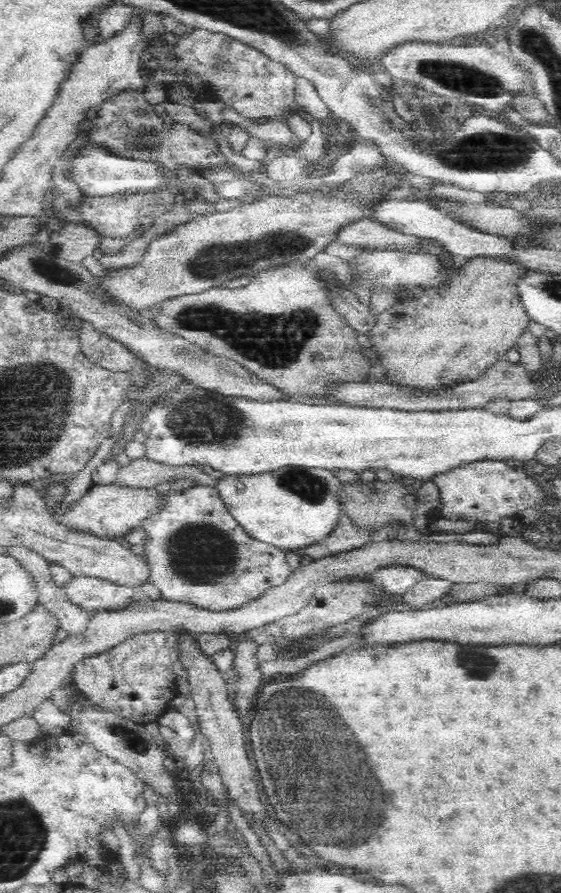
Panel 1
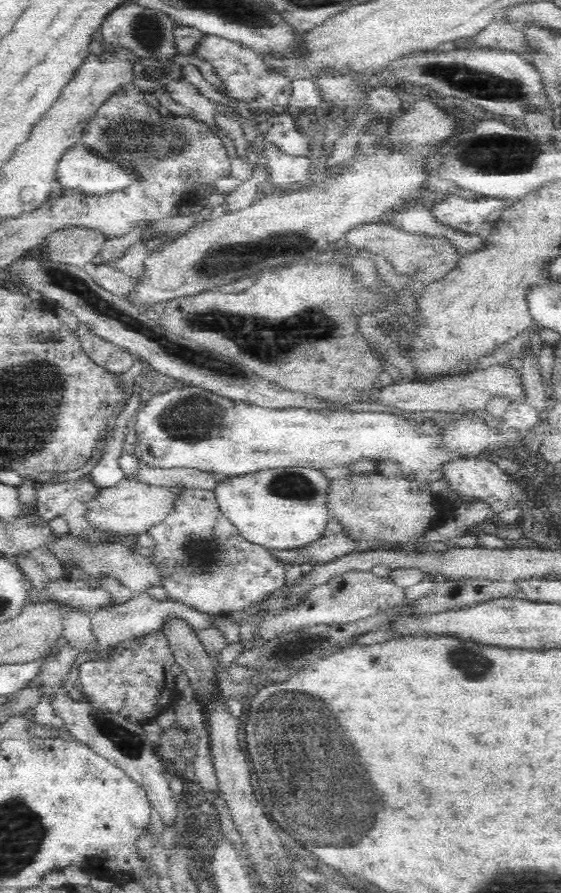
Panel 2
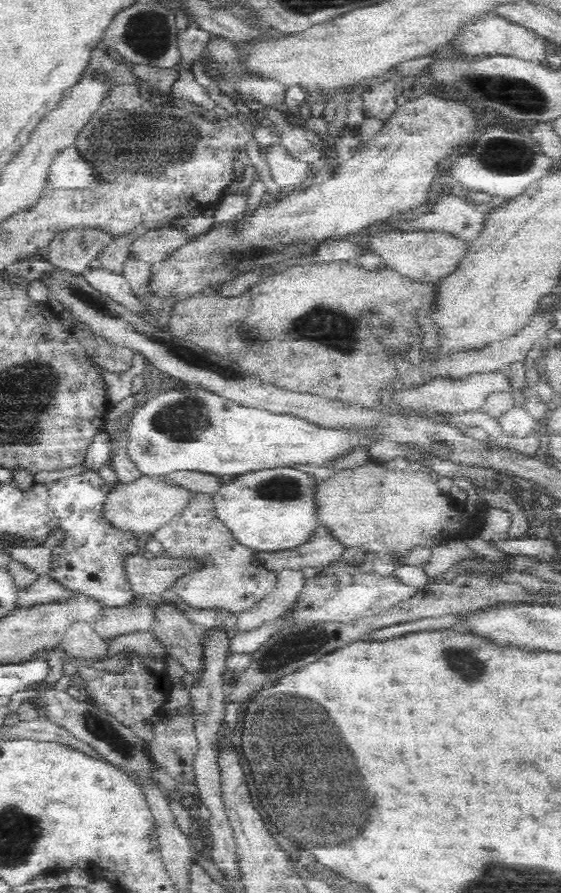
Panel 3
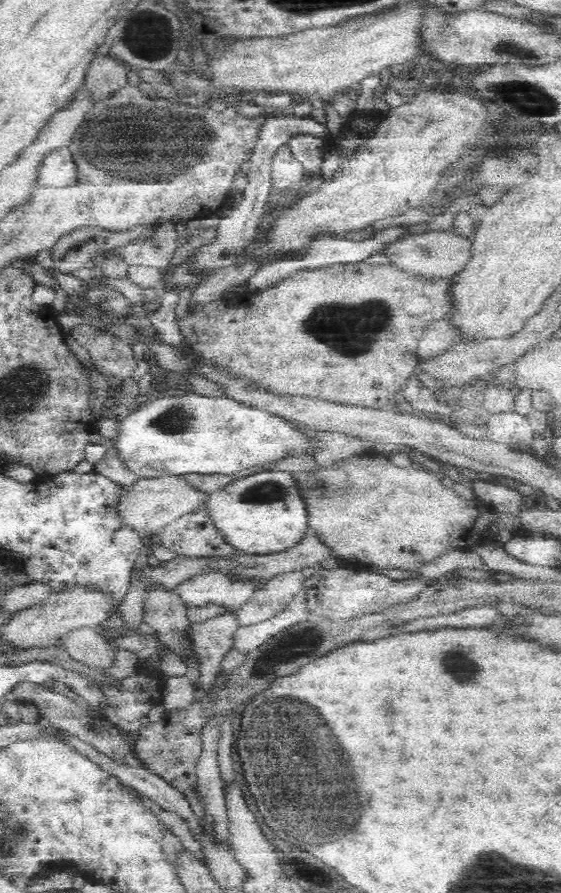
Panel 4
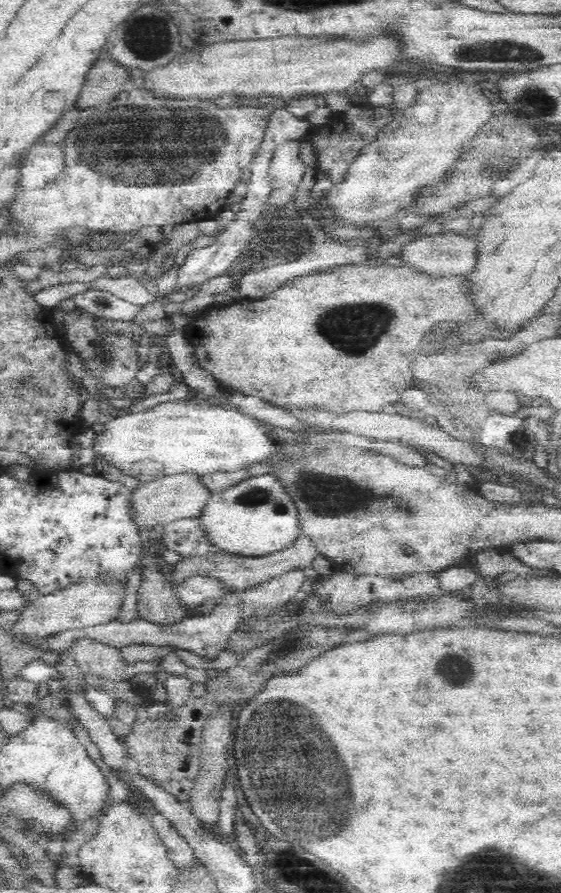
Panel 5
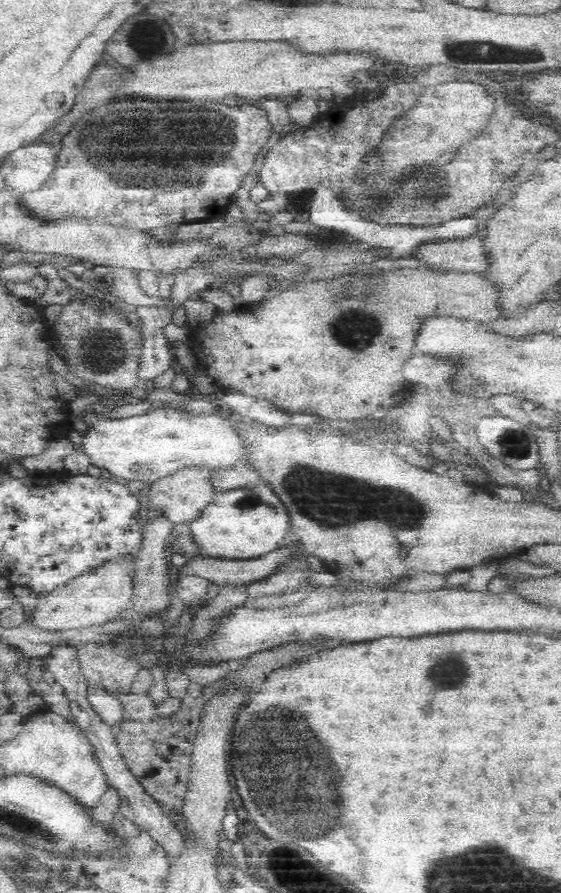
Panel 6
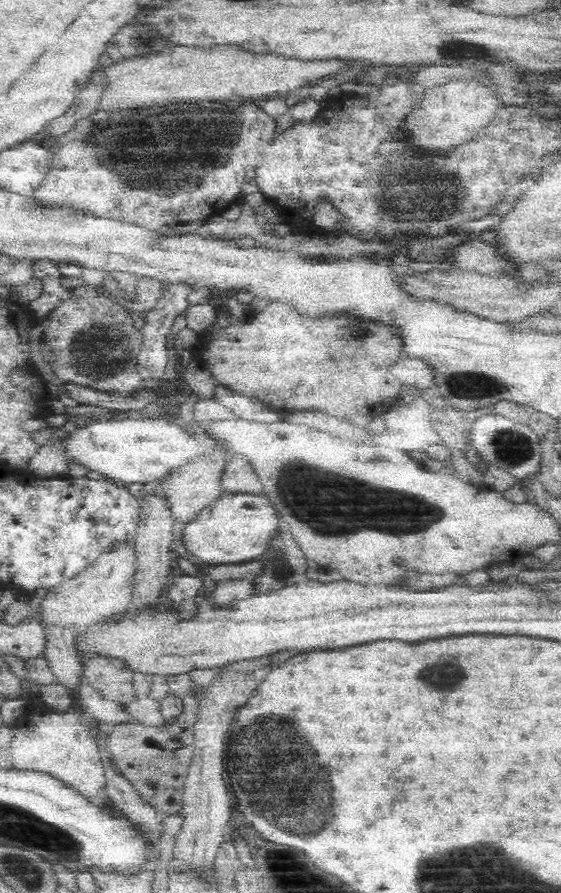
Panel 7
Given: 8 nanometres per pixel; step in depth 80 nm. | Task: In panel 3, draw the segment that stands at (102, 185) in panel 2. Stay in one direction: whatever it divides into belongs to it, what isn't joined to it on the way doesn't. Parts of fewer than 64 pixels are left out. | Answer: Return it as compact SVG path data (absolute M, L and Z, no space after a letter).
M74 146L64 148L50 160L46 184L54 188L88 188L94 184L90 167Z

